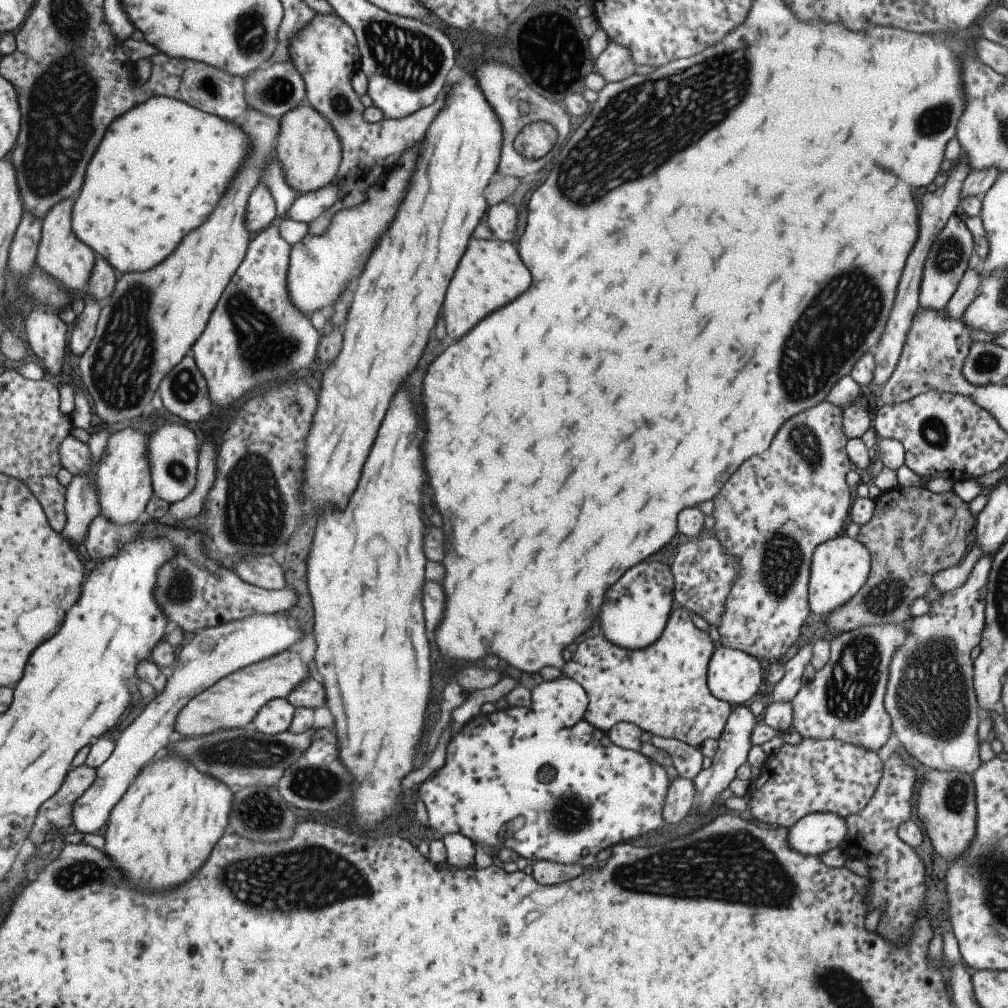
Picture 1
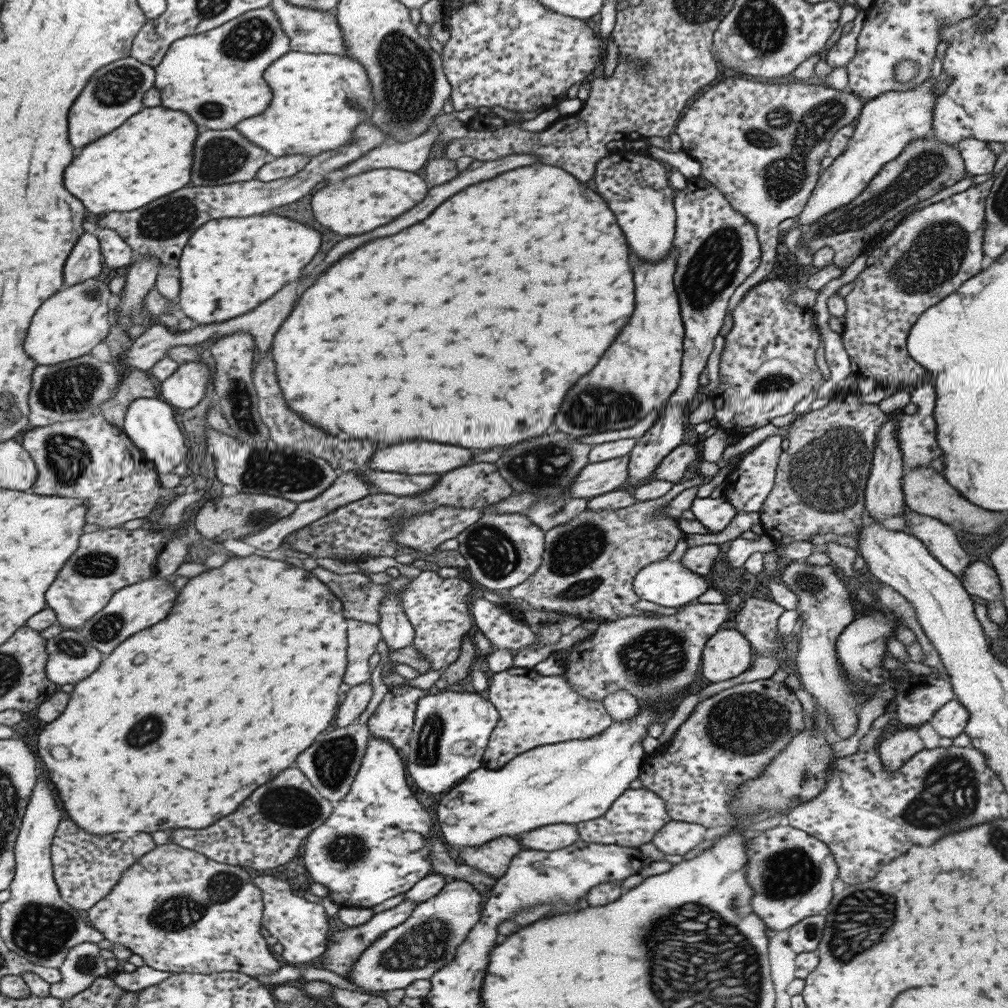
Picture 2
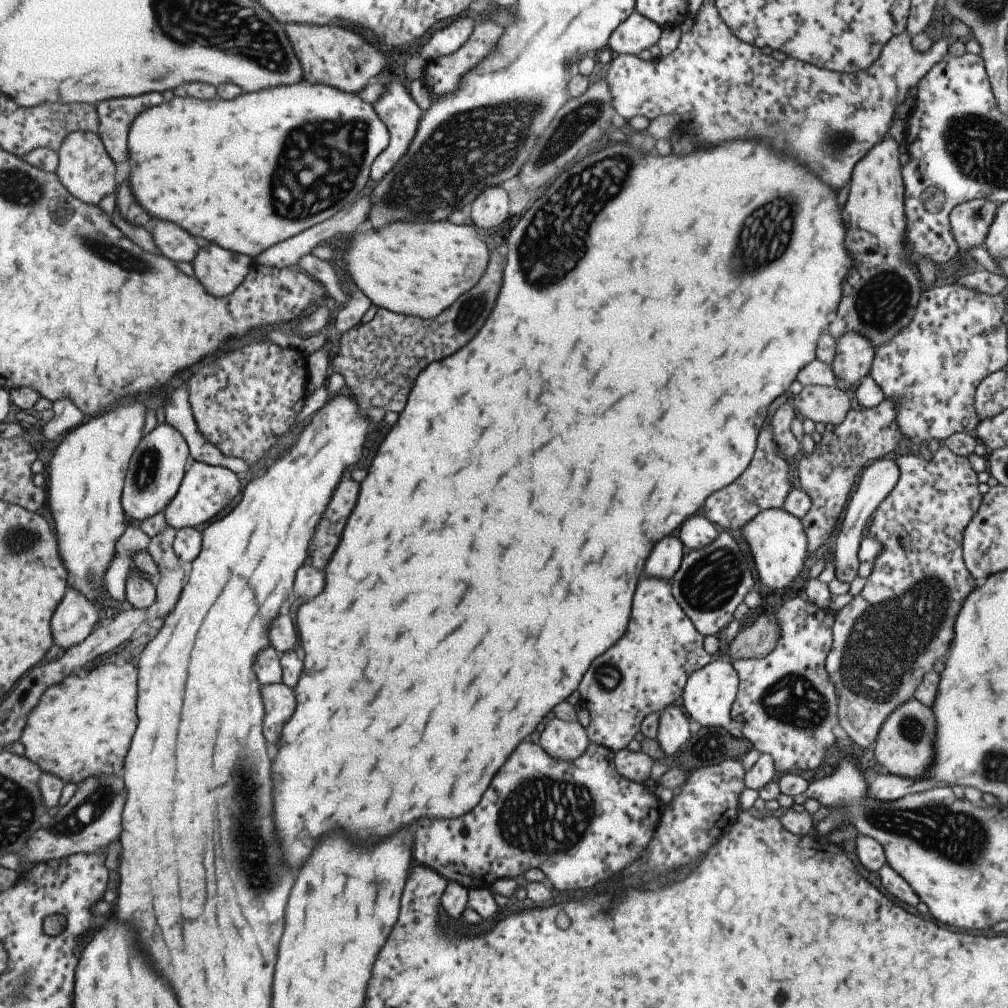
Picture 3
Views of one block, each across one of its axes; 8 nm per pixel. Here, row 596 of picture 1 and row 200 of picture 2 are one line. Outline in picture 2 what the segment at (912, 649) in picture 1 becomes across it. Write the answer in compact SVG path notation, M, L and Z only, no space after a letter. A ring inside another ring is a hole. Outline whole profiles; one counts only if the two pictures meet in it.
M993 173L981 184L970 185L962 192L909 213L866 252L865 268L857 274L851 292L844 297L845 322L840 334L853 373L869 376L885 384L901 382L908 389L928 380L928 372L907 354L906 336L926 308L953 294L963 282L981 271L984 202L994 176Z

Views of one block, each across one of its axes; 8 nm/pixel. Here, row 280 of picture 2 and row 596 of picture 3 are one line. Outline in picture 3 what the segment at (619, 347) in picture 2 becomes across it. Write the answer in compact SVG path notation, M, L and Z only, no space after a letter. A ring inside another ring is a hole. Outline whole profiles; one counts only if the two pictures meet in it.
M639 578L633 604L631 604L631 618L627 624L625 634L617 644L613 644L607 652L597 656L587 672L579 682L580 706L589 714L589 724L585 732L591 743L608 748L613 753L625 749L627 743L639 730L640 722L649 713L659 713L662 708L678 704L687 677L698 668L706 666L711 660L703 650L704 637L696 631L689 617L679 608L673 598L669 581L657 578Z

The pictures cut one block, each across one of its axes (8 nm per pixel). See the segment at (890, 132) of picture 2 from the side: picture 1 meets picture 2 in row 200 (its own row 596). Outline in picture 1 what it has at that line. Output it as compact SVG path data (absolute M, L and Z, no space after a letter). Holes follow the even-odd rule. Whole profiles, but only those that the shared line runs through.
M839 534L824 543L818 544L809 561L807 600L809 610L817 616L827 616L837 607L849 601L868 578L870 556L868 550L855 539Z

